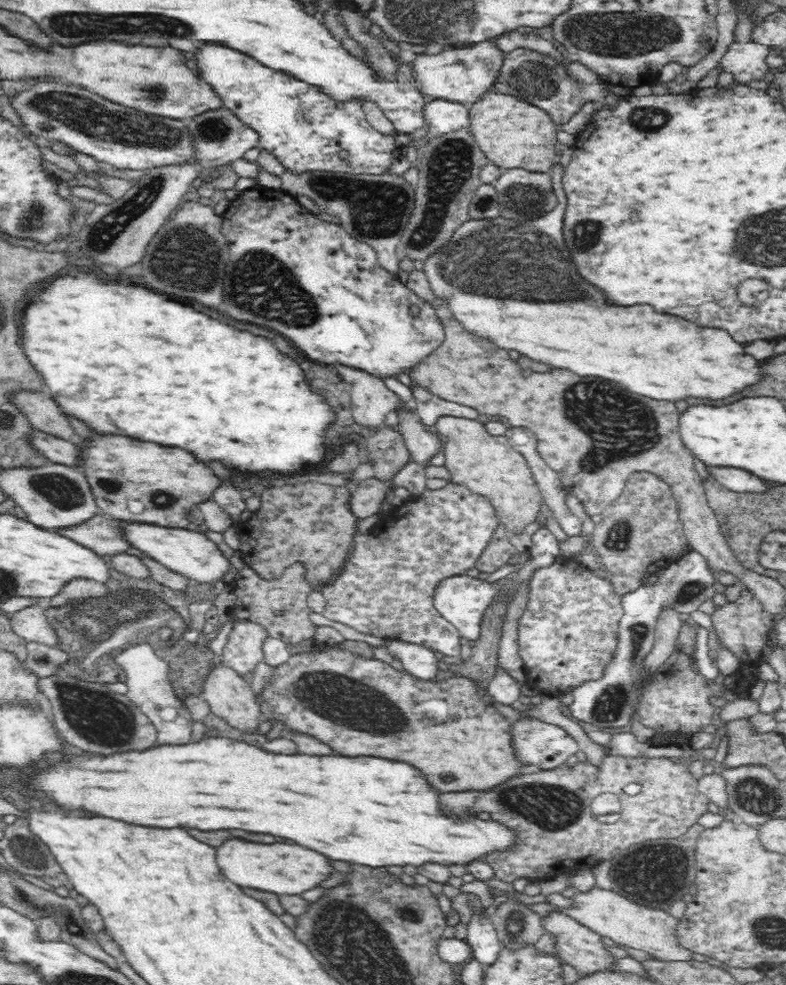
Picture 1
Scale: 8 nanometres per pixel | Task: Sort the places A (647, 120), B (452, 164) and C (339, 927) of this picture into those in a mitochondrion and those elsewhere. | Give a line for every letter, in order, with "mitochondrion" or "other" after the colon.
A: mitochondrion
B: mitochondrion
C: mitochondrion

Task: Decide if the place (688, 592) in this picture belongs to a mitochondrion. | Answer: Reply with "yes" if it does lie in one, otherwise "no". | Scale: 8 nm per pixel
yes

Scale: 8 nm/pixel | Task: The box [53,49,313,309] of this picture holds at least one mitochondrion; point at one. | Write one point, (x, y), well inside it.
(189, 260)

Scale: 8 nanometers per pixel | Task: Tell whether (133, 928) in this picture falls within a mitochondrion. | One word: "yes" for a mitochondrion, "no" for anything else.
no

